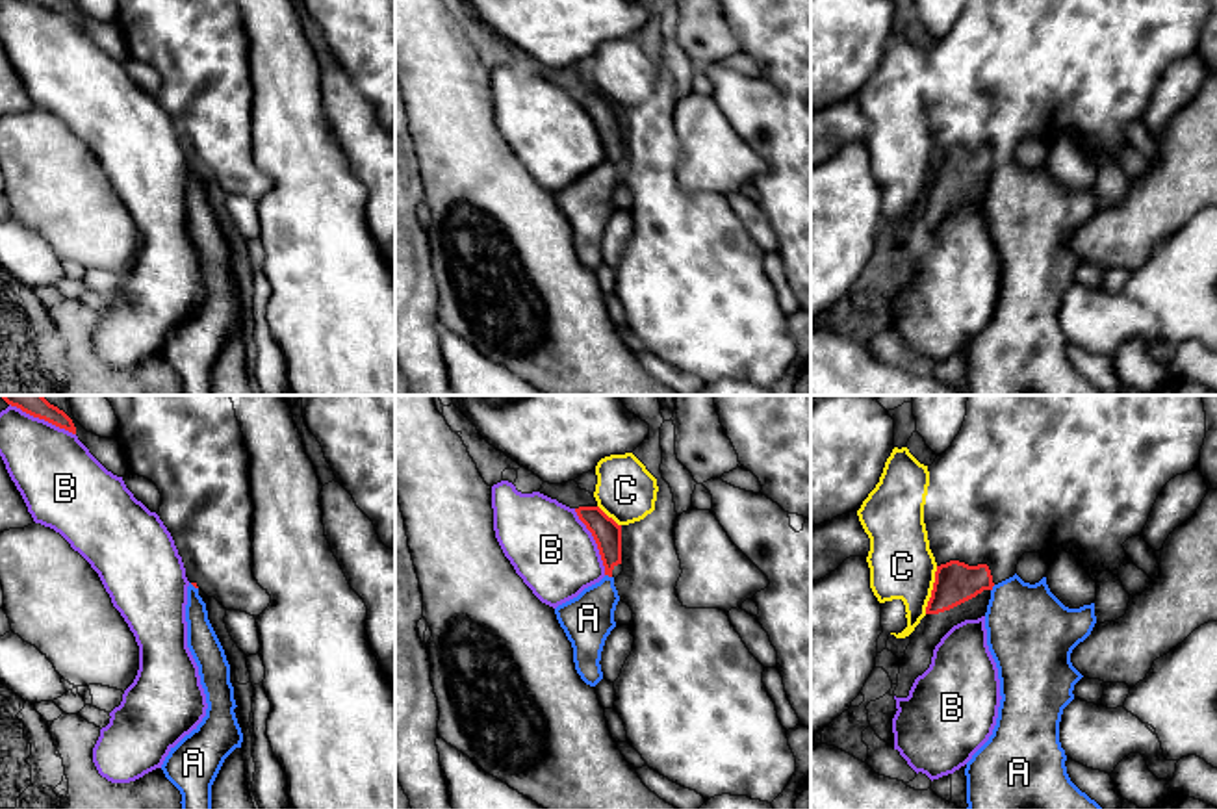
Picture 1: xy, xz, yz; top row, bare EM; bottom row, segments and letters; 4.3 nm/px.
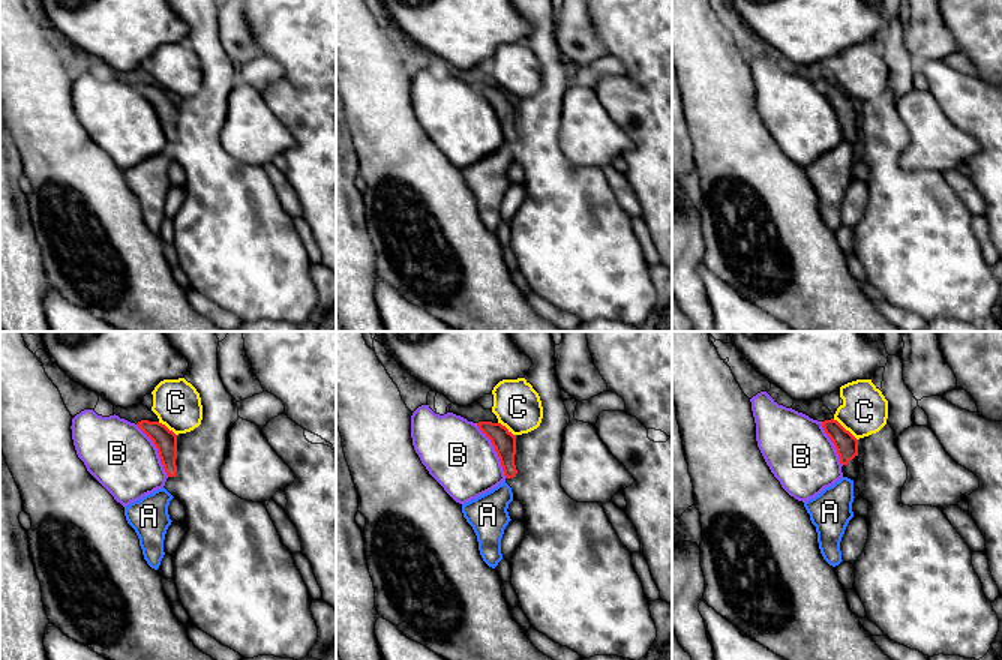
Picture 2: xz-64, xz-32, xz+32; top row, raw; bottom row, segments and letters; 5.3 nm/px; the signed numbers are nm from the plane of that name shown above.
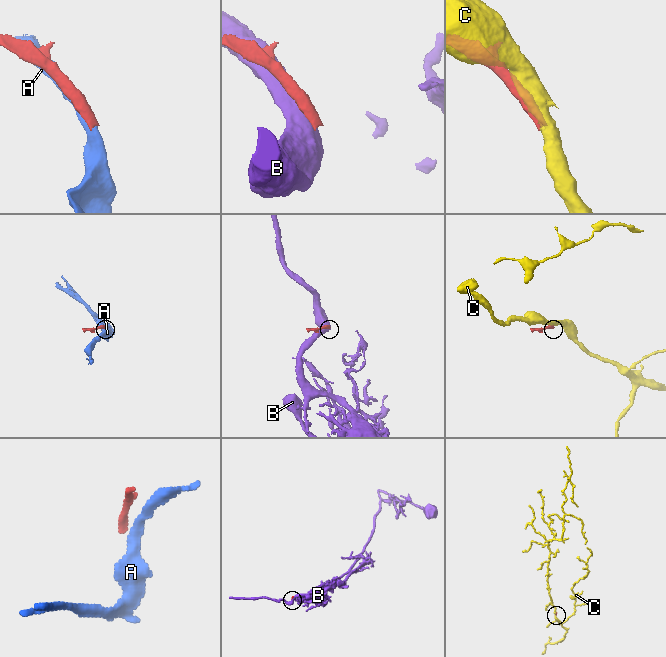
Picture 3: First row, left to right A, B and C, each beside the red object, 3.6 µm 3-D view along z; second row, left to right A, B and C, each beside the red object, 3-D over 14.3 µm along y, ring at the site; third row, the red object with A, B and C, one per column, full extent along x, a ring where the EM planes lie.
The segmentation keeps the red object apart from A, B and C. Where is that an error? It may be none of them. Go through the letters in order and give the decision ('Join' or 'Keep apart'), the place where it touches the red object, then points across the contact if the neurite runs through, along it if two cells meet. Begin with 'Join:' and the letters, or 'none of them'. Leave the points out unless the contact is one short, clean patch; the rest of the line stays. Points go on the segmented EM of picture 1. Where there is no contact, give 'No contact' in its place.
Join: none of them
A: Keep apart. Touches red at xz (609, 576). Boundary: xz (605, 574), (611, 577)
B: Keep apart. Touches red at xz (596, 542)
C: Keep apart. Touches red at yz (932, 590)

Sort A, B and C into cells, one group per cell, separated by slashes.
A / B / C

